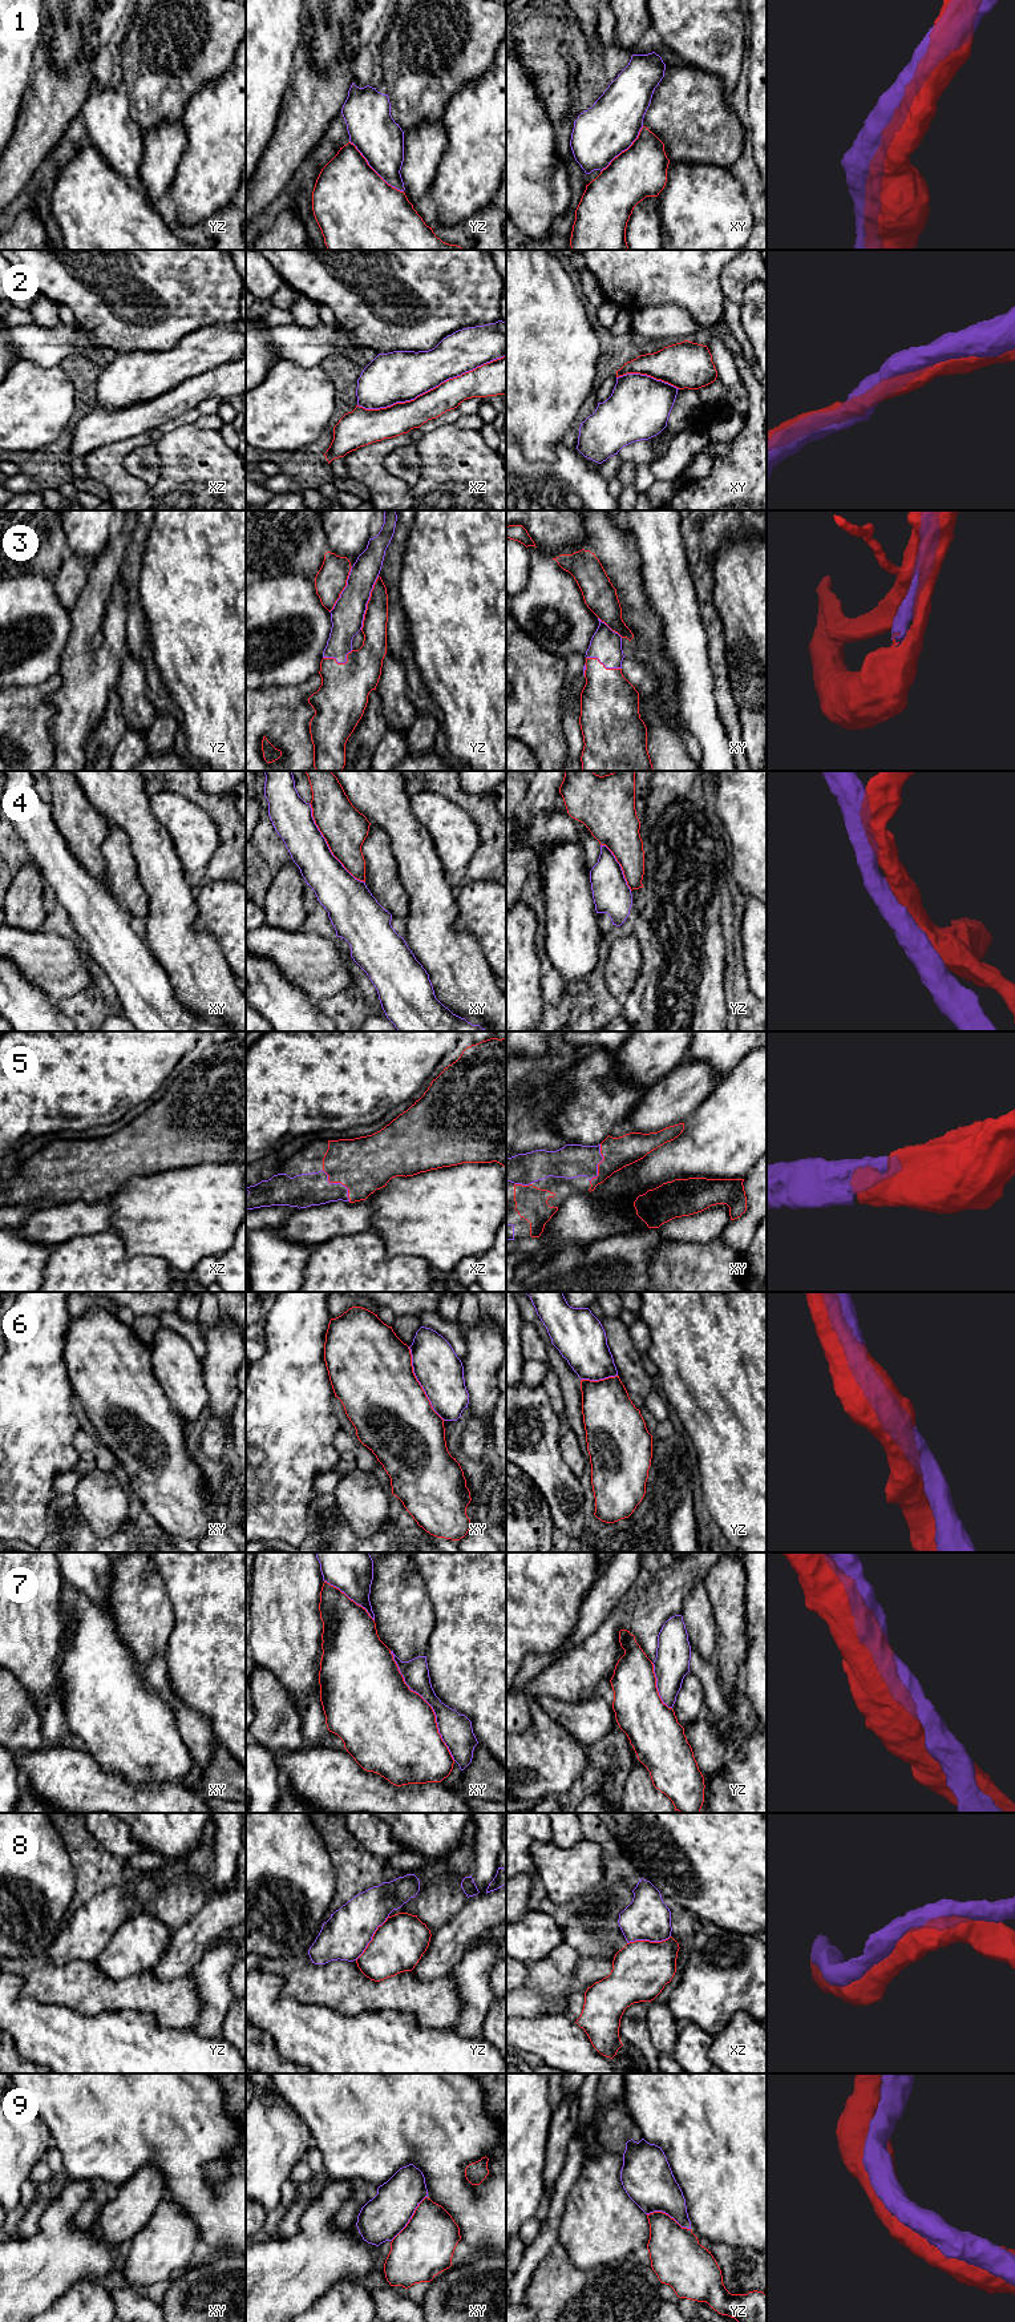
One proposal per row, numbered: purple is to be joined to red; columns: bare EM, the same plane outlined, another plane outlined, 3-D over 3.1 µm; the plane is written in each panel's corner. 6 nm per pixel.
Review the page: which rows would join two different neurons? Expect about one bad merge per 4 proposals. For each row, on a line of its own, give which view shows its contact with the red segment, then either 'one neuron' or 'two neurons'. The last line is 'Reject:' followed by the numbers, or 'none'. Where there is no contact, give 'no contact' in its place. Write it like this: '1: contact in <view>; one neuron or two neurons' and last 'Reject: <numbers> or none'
1: contact in yz; one neuron
2: contact in xz; one neuron
3: contact in yz; one neuron
4: contact in xy; two neurons
5: contact in xz; one neuron
6: contact in xy; one neuron
7: contact in xy; one neuron
8: contact in yz; one neuron
9: contact in xy; one neuron
Reject: 4

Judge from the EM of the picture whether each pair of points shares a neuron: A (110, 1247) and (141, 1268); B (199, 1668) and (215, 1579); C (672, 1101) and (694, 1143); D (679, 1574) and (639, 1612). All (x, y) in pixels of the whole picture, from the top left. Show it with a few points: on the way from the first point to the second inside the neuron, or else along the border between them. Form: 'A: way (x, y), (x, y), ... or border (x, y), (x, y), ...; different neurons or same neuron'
A: way (118, 1255), (133, 1268); same neuron
B: way (215, 1646), (215, 1602); same neuron
C: way (683, 1111), (694, 1122), (694, 1133); same neuron
D: way (670, 1582), (648, 1603); same neuron

